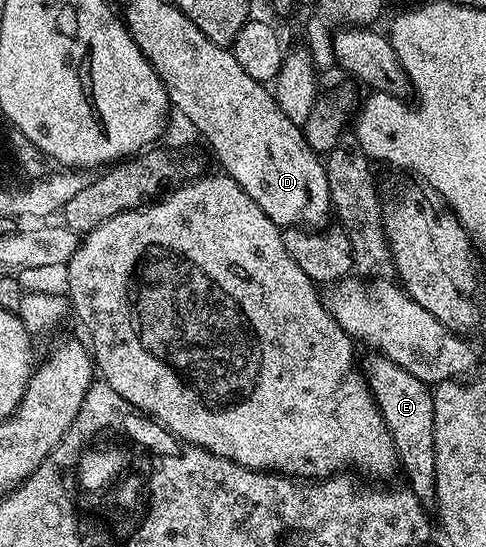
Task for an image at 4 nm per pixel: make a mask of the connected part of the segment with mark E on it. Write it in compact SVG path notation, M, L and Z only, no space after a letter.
M379 353L371 354L372 357L363 358L362 372L371 389L372 396L376 401L383 421L391 433L392 442L395 445L397 464L406 473L406 485L411 490L423 489L435 490L436 487L436 464L434 463L434 411L431 388L421 382L404 368L396 365L390 359Z

